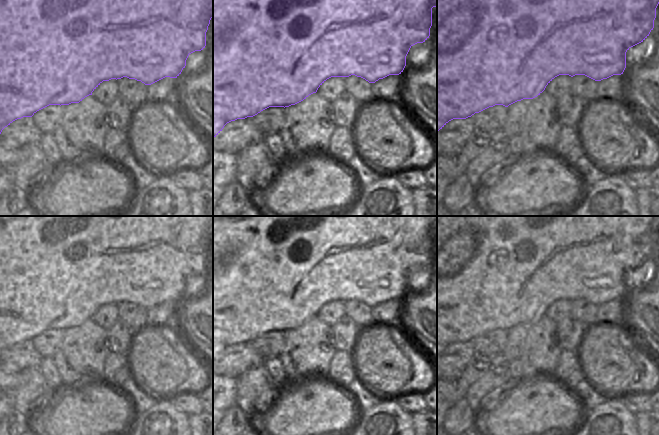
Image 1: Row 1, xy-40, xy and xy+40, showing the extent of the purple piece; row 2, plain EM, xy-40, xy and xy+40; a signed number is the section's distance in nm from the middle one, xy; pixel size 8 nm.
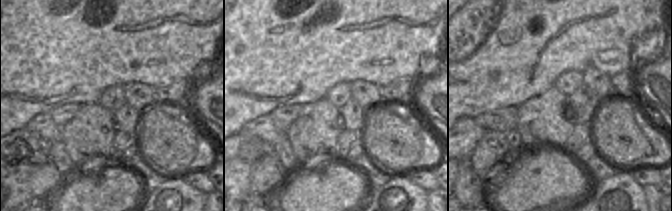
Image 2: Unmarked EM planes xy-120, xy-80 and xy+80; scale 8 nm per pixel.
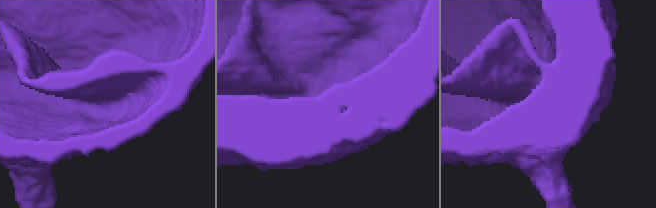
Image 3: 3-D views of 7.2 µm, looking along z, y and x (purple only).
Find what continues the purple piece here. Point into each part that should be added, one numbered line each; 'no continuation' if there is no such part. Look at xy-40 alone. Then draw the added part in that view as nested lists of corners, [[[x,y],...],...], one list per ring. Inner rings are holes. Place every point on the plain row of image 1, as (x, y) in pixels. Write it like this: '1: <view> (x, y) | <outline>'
no continuation

